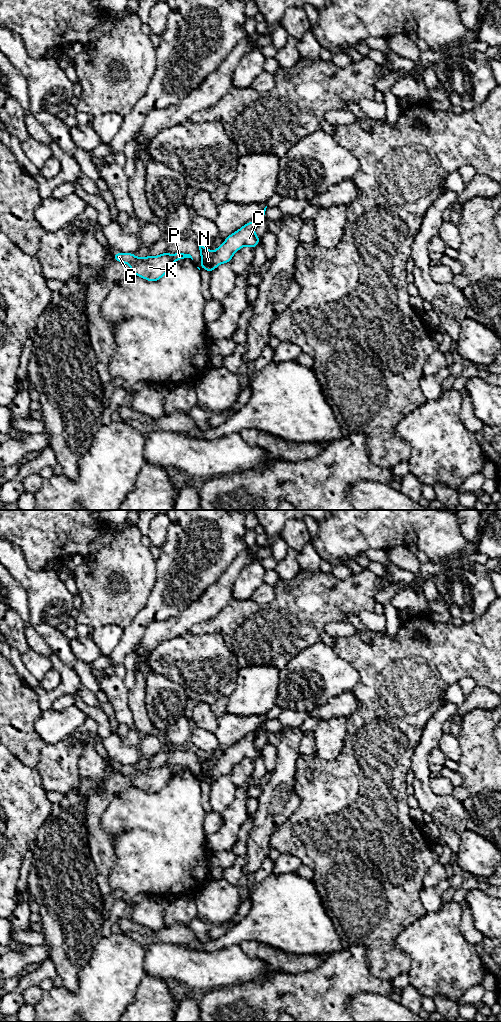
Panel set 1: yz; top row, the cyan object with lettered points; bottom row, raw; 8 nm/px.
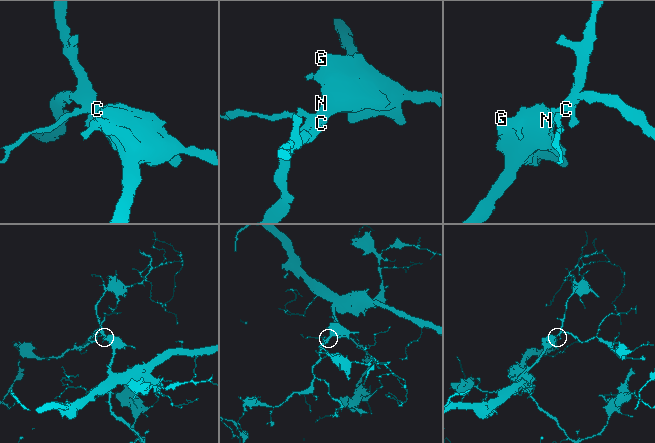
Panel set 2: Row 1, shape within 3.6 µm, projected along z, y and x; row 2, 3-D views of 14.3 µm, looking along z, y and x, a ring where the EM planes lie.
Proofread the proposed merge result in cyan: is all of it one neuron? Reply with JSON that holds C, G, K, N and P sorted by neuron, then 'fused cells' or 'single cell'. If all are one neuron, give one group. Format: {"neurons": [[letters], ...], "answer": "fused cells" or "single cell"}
{"neurons": [["C", "G", "K", "N", "P"]], "answer": "single cell"}

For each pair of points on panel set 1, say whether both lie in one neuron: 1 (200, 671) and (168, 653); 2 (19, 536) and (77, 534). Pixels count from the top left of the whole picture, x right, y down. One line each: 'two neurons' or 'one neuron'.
1: one neuron
2: one neuron

